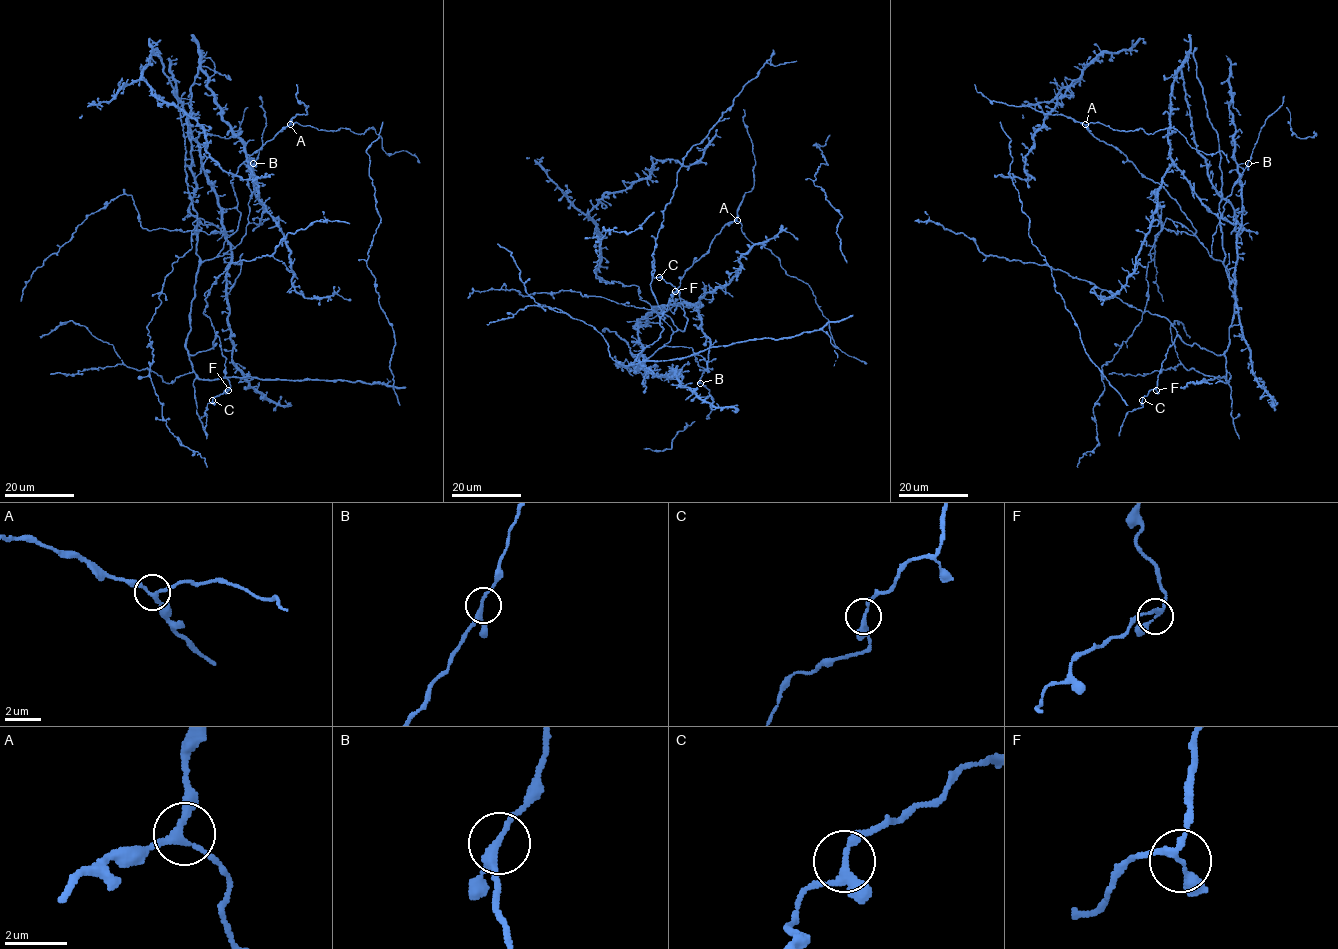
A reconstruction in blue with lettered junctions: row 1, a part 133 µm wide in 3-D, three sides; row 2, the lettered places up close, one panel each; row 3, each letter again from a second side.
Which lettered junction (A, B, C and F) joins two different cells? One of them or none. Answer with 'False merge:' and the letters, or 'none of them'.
False merge: none of them

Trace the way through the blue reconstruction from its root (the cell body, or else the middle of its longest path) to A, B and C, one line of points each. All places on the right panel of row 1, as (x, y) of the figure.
A: (1193, 135), (1221, 198), (1222, 261), (1209, 254), (1167, 191), (1085, 124)
B: (1193, 135), (1209, 180), (1221, 198), (1225, 258), (1216, 260), (1210, 256), (1212, 235), (1227, 197), (1248, 163)
C: (1193, 135), (1221, 198), (1223, 266), (1235, 299), (1229, 346), (1216, 355), (1177, 336), (1157, 387), (1142, 400)

